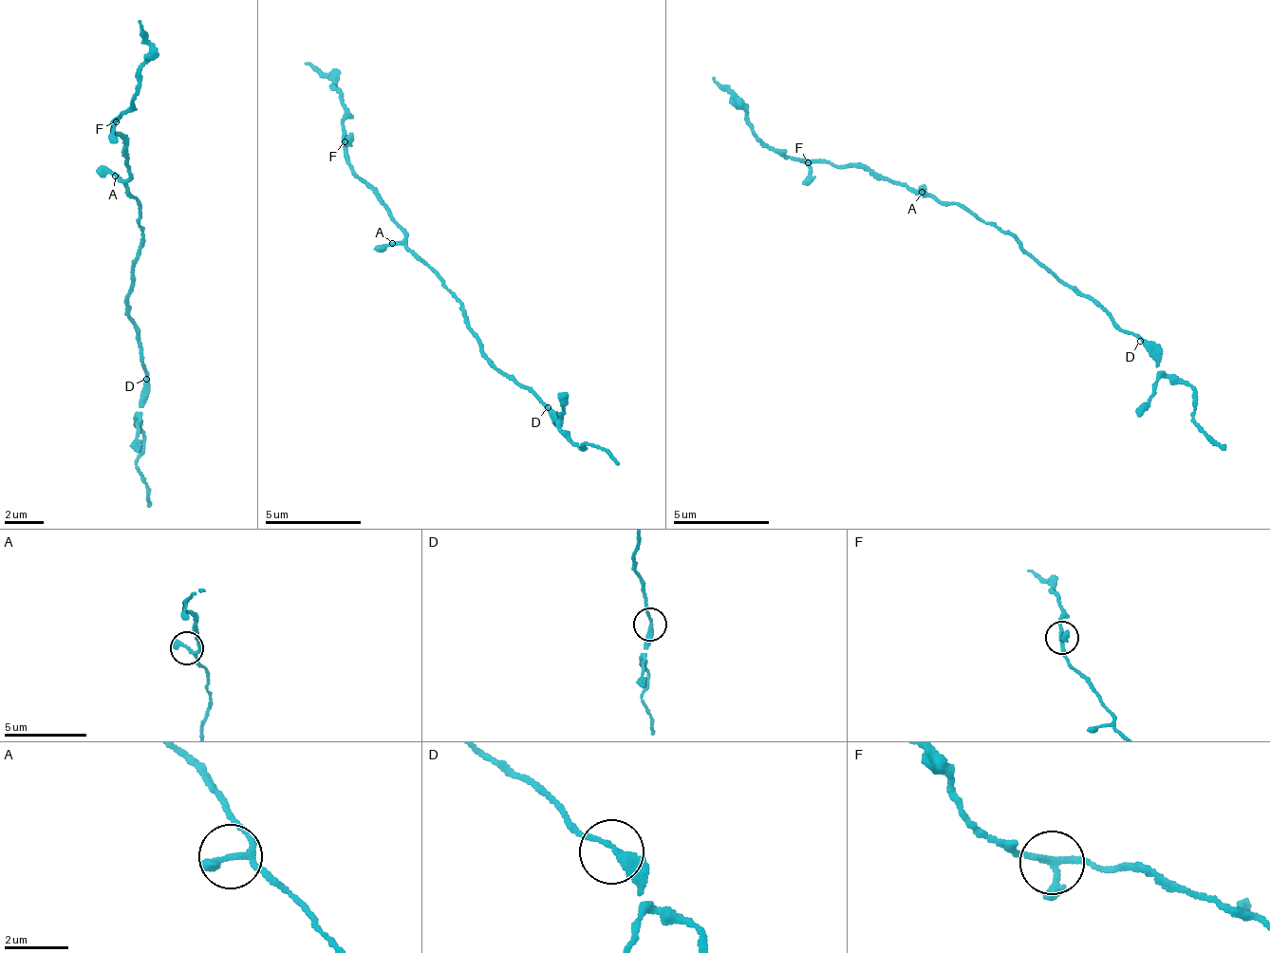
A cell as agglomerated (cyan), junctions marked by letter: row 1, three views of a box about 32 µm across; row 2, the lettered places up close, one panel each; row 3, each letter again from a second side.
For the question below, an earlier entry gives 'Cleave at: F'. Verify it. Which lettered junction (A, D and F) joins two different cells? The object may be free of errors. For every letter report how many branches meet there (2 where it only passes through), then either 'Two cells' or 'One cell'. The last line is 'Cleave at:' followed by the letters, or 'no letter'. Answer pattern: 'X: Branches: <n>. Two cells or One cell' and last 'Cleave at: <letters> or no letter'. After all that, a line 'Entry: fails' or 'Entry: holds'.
A: Branches: 2. One cell
D: Branches: 2. One cell
F: Branches: 2. One cell
Cleave at: no letter
Entry: fails

